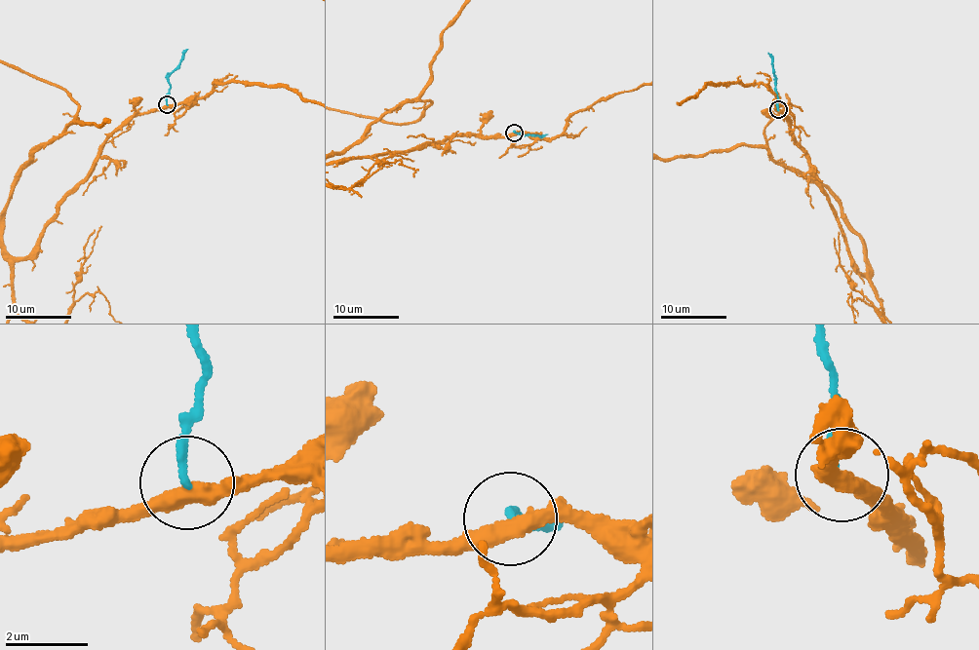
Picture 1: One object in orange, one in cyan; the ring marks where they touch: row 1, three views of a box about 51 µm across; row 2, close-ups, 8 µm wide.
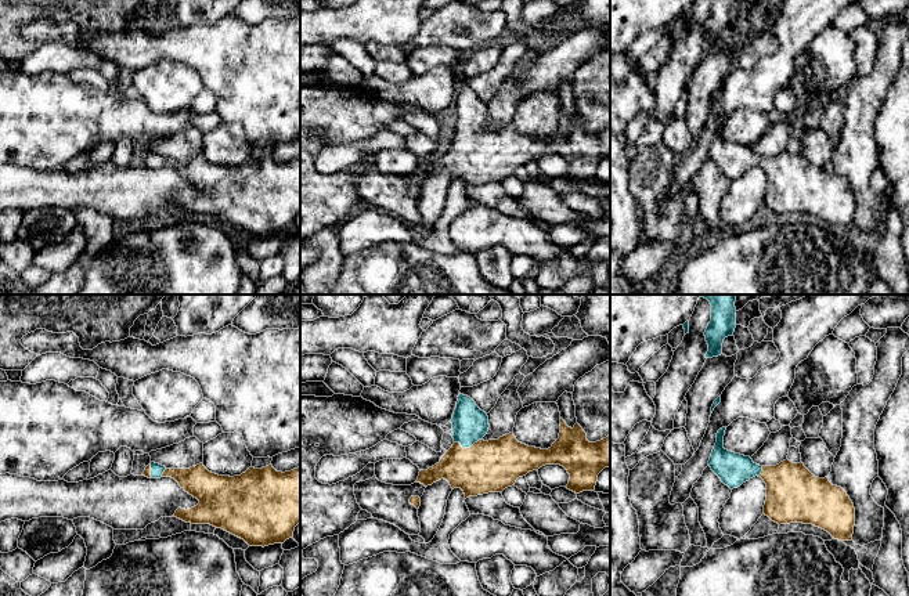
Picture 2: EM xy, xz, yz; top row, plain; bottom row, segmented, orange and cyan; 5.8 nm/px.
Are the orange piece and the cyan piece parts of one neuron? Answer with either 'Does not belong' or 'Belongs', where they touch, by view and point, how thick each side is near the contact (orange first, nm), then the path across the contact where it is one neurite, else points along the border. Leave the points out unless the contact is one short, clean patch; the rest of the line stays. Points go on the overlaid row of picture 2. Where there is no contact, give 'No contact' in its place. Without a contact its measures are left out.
Belongs. Touches orange at xz (466, 448). Thickness 300 nm (orange) against 200 nm. Path across: xz (487, 466), (466, 448), (469, 423)

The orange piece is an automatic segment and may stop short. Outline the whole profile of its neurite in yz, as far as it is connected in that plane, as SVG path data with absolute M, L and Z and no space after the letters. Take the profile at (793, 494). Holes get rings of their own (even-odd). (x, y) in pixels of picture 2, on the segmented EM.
M726 427L717 433L708 466L731 490L758 476L766 484L764 514L780 524L812 524L834 539L851 541L855 507L847 492L827 477L815 477L804 463L789 459L776 466L760 466L750 456L724 448Z

